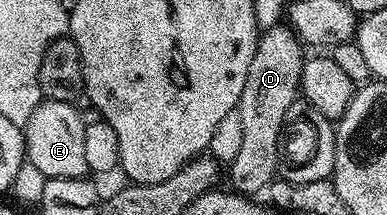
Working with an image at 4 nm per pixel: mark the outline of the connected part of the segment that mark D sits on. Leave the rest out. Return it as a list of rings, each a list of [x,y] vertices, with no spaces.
[[[279,23],[271,29],[261,30],[256,47],[256,55],[252,55],[252,63],[248,66],[248,79],[244,79],[244,91],[238,100],[236,118],[238,117],[238,150],[230,161],[230,181],[233,192],[243,195],[261,194],[278,173],[278,142],[282,140],[284,119],[288,115],[288,107],[300,97],[300,78],[304,60],[304,46],[285,24]]]

